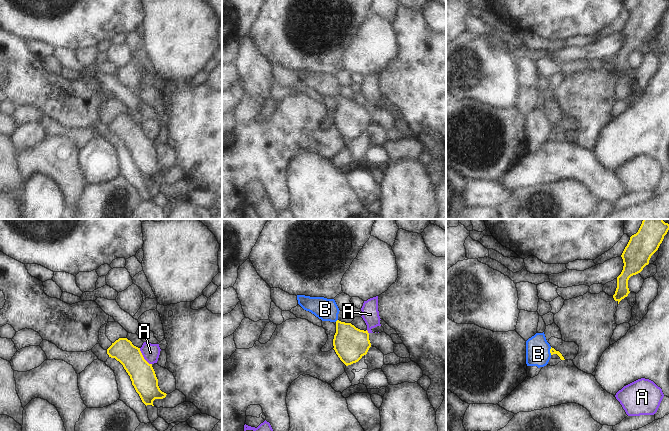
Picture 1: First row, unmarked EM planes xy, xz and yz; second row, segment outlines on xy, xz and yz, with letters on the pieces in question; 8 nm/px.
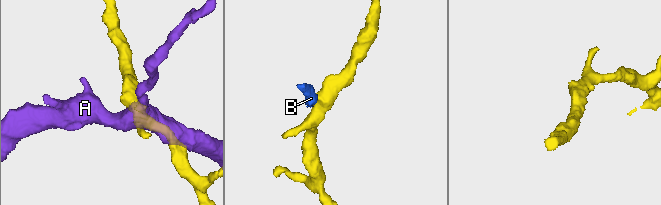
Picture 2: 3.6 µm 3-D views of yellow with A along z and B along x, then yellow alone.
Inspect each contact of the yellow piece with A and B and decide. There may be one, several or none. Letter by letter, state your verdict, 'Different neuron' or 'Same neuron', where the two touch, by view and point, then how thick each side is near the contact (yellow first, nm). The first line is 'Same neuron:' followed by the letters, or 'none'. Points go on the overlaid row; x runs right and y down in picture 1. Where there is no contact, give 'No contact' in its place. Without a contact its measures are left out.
Same neuron: B
A: Different neuron. Touches yellow at xy (143, 357). Thickness 200 nm (yellow) against 140 nm
B: Same neuron. Touches yellow at yz (550, 351). Thickness 50 nm (yellow) against 190 nm

